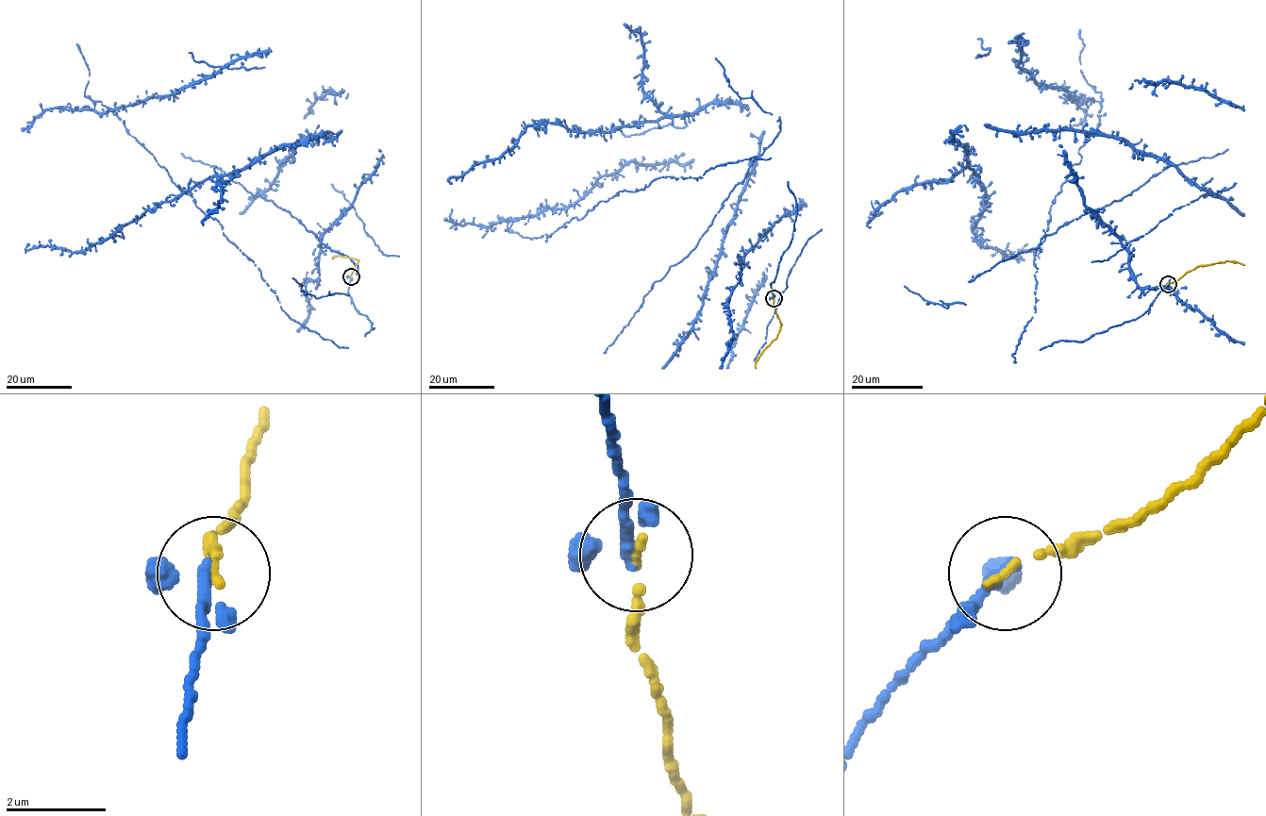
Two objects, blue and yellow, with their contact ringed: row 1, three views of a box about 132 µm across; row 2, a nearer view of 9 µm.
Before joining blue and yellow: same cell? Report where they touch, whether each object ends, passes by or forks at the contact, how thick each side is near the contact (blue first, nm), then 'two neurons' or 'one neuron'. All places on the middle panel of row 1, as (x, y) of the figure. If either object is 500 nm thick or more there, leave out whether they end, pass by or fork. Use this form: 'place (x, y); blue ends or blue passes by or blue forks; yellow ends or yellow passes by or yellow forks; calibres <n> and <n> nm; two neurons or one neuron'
place (774, 298); blue passes by; yellow ends; calibres 240 and 180 nm; one neuron

